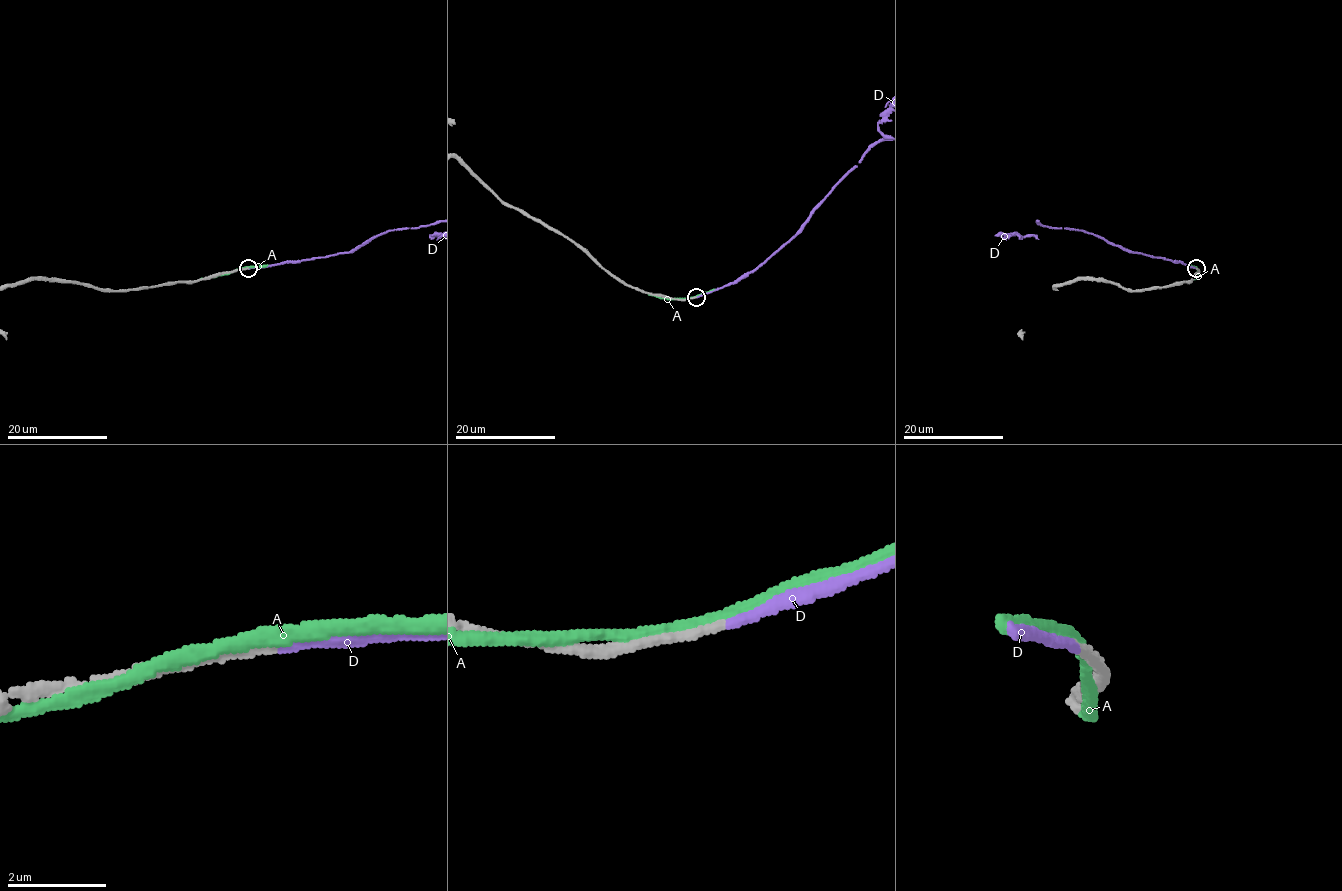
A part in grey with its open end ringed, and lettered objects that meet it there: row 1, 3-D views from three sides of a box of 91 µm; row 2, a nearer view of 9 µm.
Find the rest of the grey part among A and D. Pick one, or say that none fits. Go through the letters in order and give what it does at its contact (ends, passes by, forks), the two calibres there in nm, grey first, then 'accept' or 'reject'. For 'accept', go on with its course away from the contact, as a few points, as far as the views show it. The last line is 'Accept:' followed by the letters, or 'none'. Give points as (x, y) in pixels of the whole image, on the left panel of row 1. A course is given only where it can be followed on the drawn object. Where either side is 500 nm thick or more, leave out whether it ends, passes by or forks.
A: it passes by; calibres 220 and 240 nm; reject
D: it ends; calibres 190 and 190 nm; accept
Accept: D

